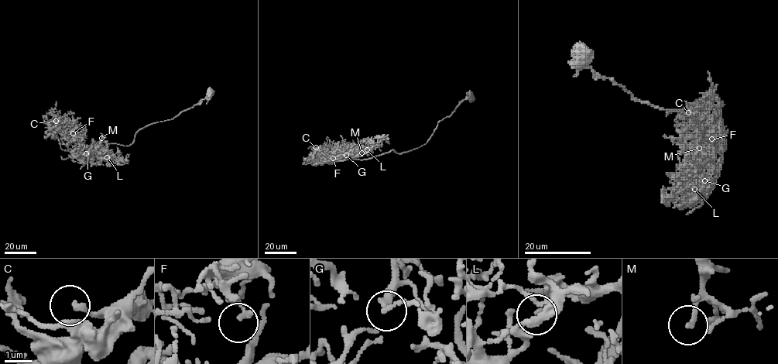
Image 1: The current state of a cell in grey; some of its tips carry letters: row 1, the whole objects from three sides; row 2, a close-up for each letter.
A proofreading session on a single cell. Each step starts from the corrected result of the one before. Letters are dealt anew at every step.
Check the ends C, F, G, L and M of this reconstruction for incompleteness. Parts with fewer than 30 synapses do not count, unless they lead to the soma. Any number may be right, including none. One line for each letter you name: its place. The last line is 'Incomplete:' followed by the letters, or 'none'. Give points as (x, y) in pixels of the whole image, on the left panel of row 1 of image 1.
Incomplete: none

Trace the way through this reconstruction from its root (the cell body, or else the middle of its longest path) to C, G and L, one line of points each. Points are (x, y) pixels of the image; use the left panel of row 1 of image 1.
C: (209, 93), (173, 118), (140, 129), (128, 145), (97, 142), (85, 147), (73, 129), (63, 128), (56, 121)
G: (209, 93), (198, 104), (173, 118), (140, 129), (134, 142), (128, 145), (97, 142), (86, 153)
L: (209, 93), (173, 118), (140, 129), (128, 145), (97, 142), (93, 152), (98, 157), (107, 157)

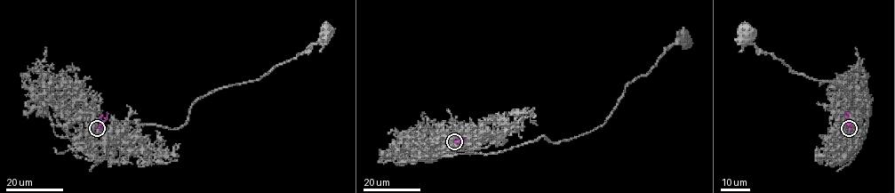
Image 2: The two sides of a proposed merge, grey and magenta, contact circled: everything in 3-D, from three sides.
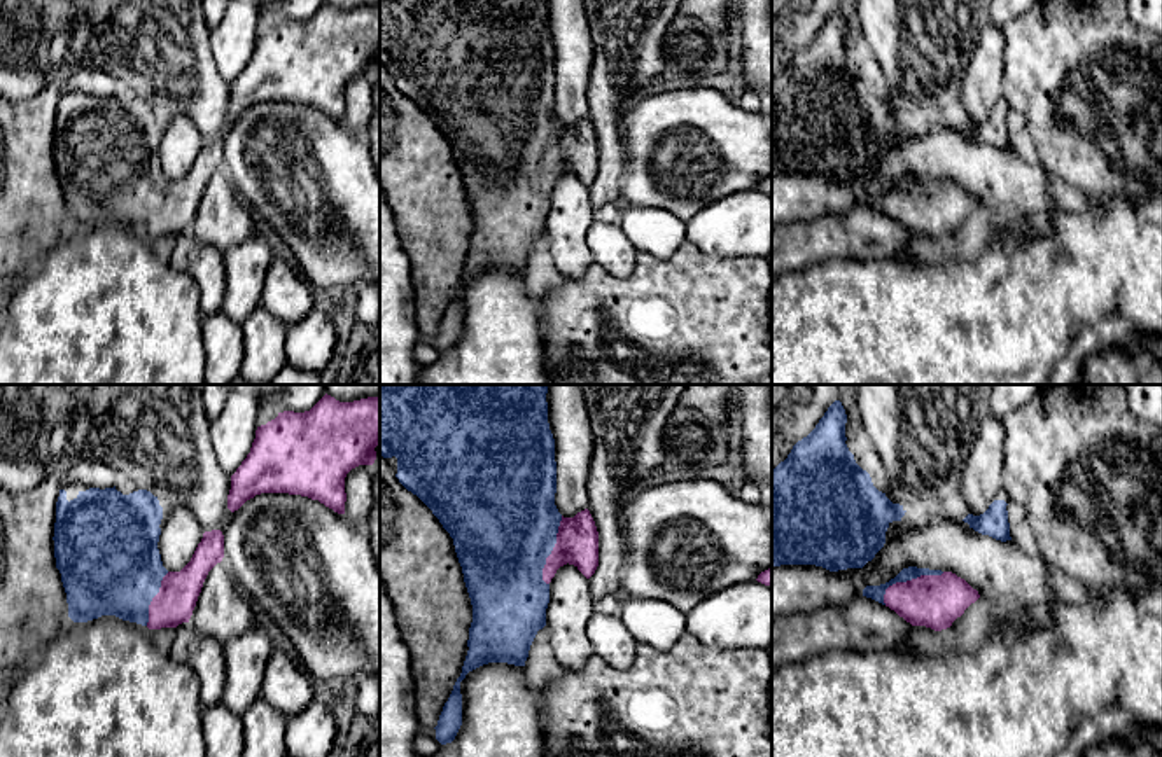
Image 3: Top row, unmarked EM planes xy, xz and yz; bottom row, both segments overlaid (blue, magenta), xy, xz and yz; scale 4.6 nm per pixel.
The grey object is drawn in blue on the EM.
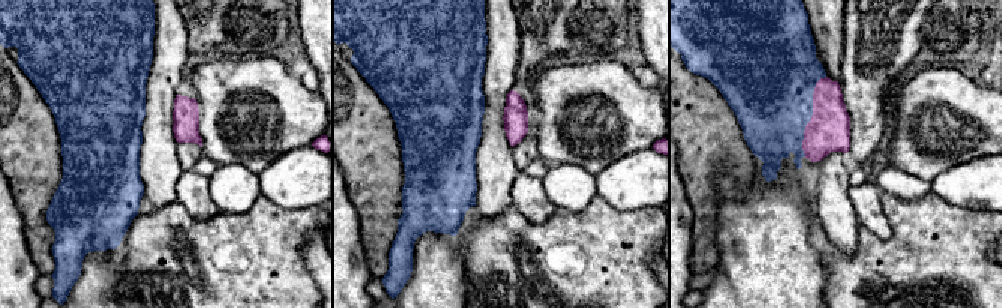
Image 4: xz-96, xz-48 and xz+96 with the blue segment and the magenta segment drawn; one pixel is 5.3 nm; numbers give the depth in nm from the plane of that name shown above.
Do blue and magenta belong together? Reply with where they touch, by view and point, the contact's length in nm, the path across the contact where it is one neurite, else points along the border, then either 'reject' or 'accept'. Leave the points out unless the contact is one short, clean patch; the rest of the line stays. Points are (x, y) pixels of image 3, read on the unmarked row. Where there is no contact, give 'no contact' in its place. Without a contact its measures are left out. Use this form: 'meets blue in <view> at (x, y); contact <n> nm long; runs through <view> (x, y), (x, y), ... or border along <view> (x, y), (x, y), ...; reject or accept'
meets blue in yz at (909, 187); contact 320 nm long; accept

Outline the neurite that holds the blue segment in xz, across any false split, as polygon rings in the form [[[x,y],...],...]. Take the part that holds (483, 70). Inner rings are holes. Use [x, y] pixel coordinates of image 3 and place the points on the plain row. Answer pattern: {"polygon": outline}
{"polygon": [[[380,0],[380,63],[383,66],[397,66],[399,91],[416,103],[439,128],[443,136],[453,147],[455,161],[462,175],[464,191],[472,213],[472,231],[469,236],[467,264],[462,281],[457,287],[448,309],[443,315],[436,337],[436,348],[441,353],[452,351],[462,334],[462,302],[460,290],[466,283],[488,271],[508,271],[525,274],[530,253],[539,238],[546,234],[546,217],[550,212],[550,191],[556,178],[564,173],[574,173],[586,187],[590,187],[598,175],[598,140],[588,117],[578,121],[574,126],[564,126],[555,114],[556,101],[556,70],[555,47],[548,31],[548,0]]]}

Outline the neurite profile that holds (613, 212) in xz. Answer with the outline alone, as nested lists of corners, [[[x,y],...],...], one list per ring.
[[[621,201],[604,205],[593,210],[593,220],[607,222],[607,224],[620,224],[623,219],[623,210],[625,210],[625,205]]]

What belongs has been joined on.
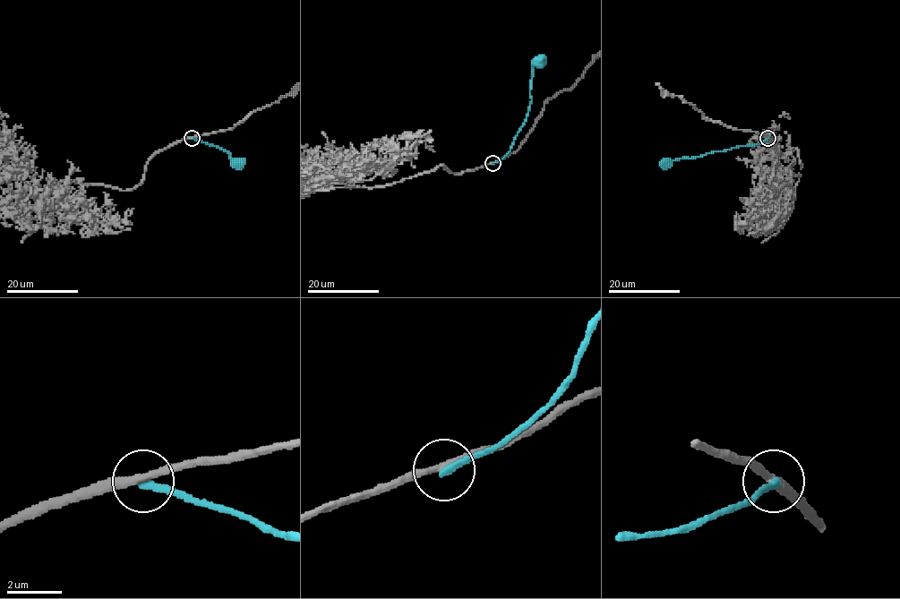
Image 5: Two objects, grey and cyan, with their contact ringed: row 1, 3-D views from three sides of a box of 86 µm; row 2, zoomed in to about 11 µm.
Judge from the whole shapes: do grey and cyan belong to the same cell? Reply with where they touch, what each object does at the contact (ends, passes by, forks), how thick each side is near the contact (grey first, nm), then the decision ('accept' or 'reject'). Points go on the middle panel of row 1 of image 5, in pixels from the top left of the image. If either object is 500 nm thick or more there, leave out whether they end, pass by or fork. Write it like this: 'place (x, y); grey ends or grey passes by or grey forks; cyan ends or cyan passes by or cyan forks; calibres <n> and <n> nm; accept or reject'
place (492, 163); grey passes by; cyan ends; calibres 240 and 280 nm; reject

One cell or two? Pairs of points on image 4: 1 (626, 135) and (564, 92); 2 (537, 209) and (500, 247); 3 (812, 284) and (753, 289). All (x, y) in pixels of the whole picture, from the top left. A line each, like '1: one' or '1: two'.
1: one
2: two
3: one

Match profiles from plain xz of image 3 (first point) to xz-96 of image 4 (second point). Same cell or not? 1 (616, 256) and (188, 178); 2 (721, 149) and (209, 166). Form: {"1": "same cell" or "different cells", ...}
{"1": "same cell", "2": "different cells"}

